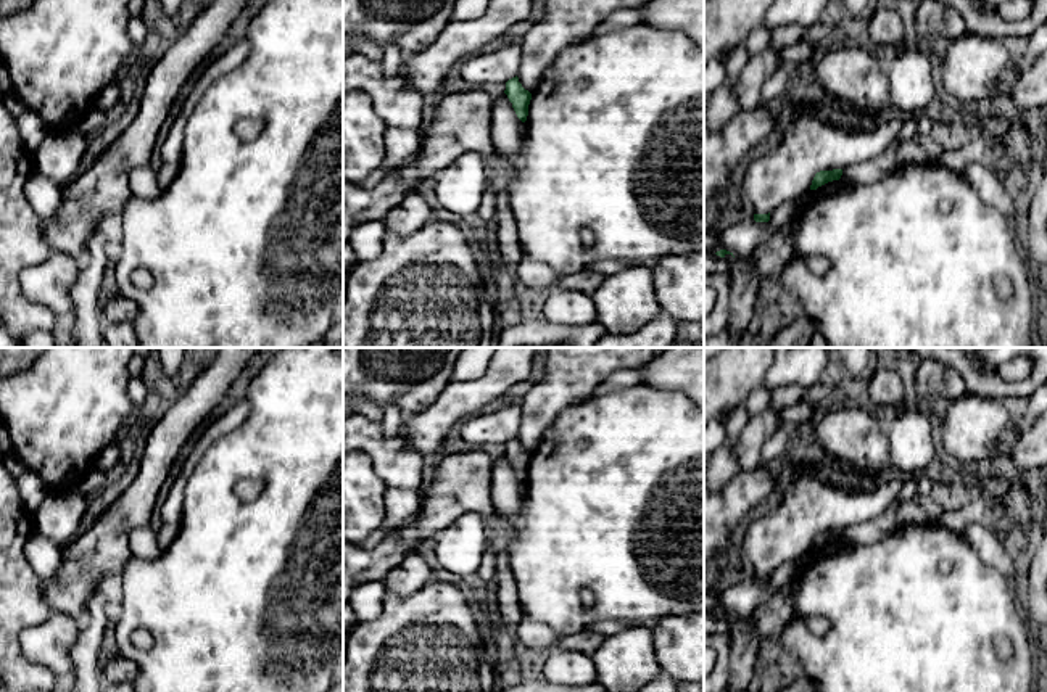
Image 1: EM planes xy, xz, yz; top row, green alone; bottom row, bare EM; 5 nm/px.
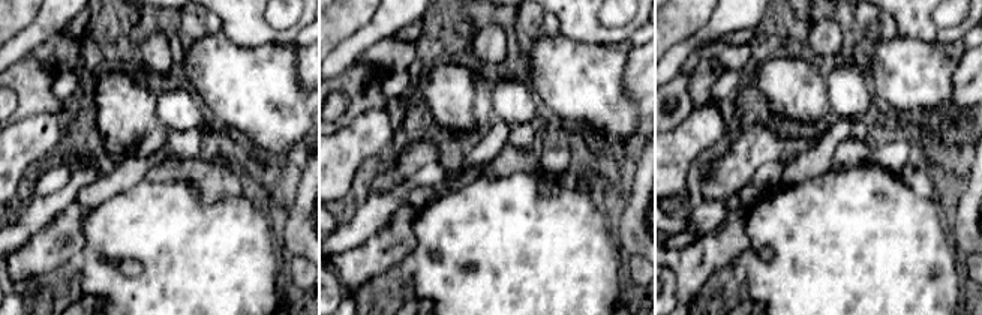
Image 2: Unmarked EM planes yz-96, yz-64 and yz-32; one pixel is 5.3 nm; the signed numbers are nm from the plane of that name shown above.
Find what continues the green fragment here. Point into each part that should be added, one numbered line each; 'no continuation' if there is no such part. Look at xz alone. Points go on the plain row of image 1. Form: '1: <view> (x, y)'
no continuation

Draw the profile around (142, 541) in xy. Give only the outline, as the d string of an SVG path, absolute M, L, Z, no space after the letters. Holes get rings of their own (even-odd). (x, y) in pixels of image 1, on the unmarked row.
M151 525L130 531L129 549L132 557L148 560L159 557L163 552L158 546L156 531L151 528Z

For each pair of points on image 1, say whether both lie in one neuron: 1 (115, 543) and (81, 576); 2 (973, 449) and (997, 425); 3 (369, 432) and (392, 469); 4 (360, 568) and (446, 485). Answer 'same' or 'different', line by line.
1: same
2: same
3: same
4: same

